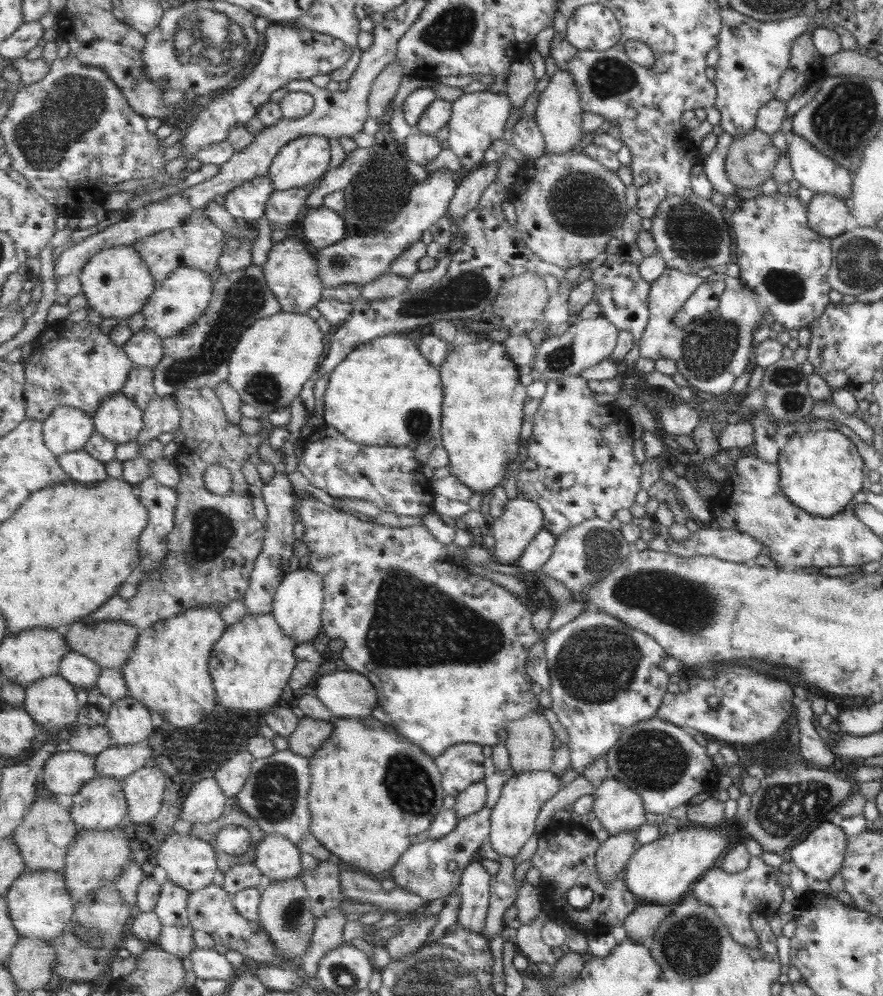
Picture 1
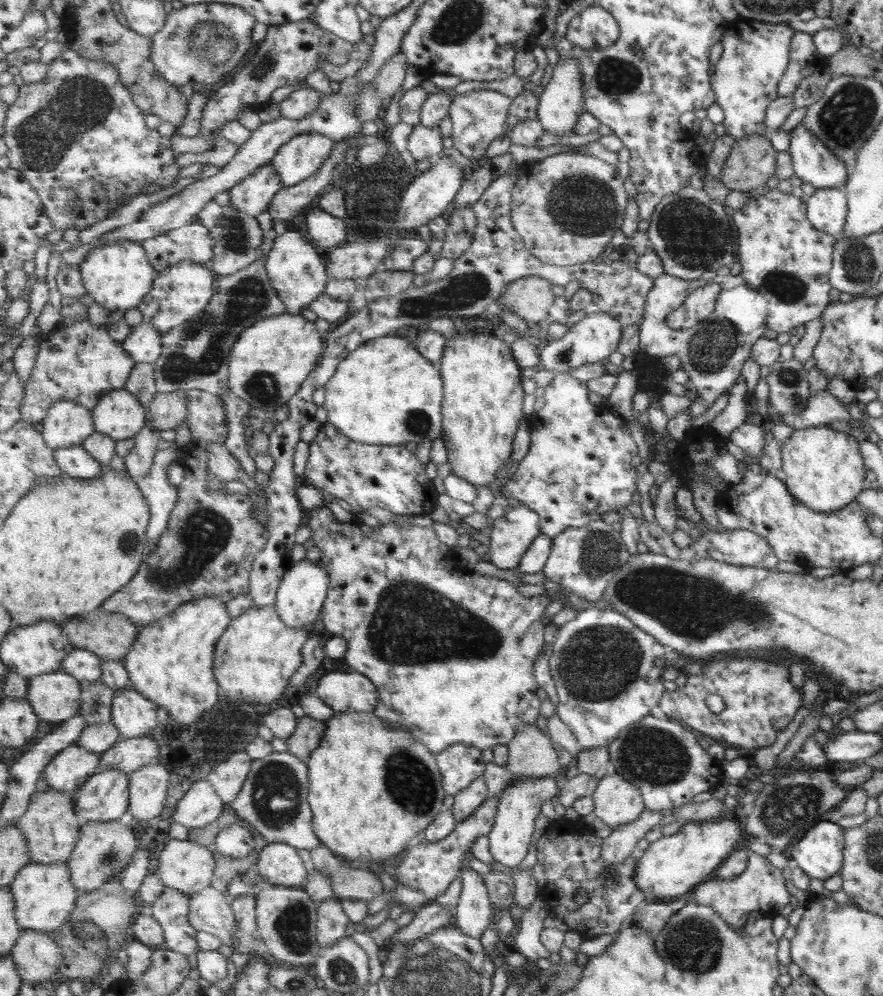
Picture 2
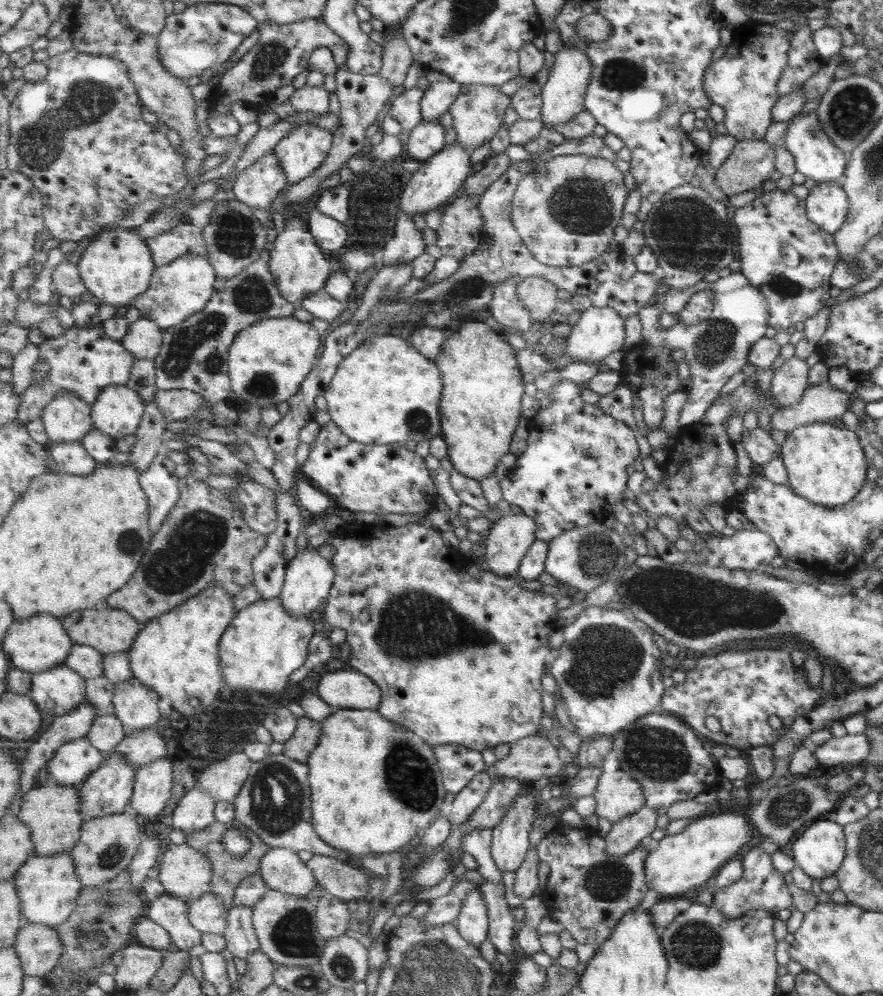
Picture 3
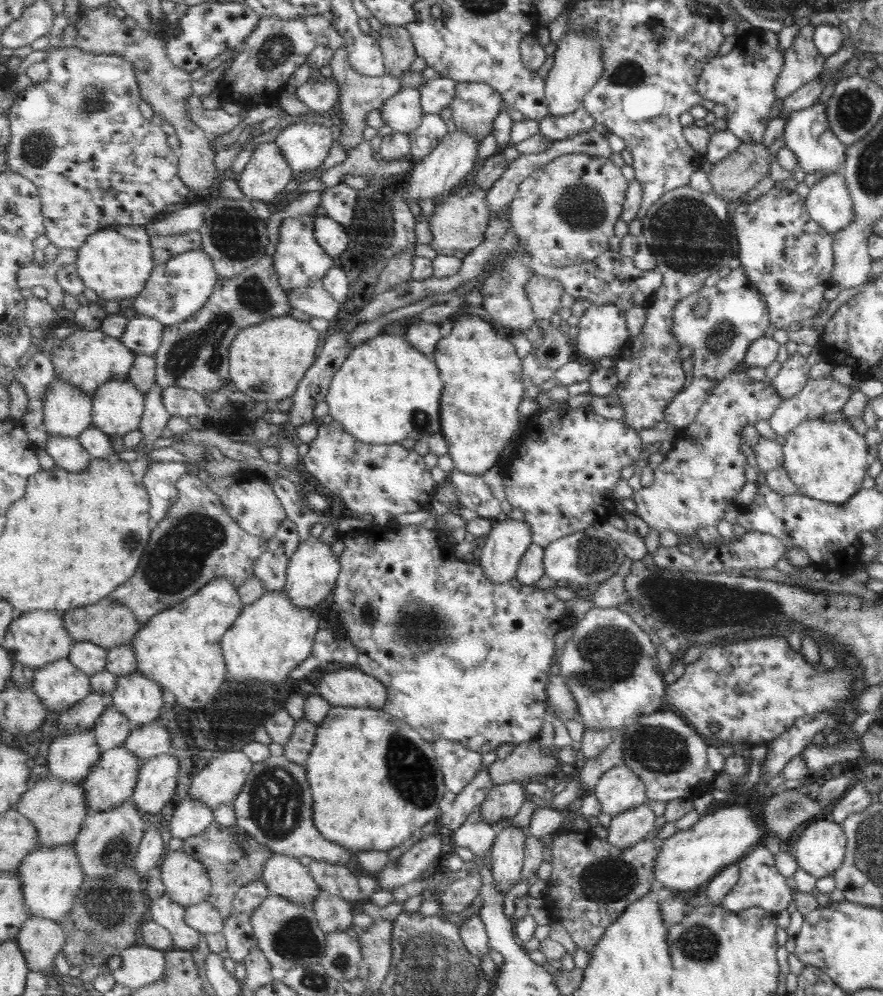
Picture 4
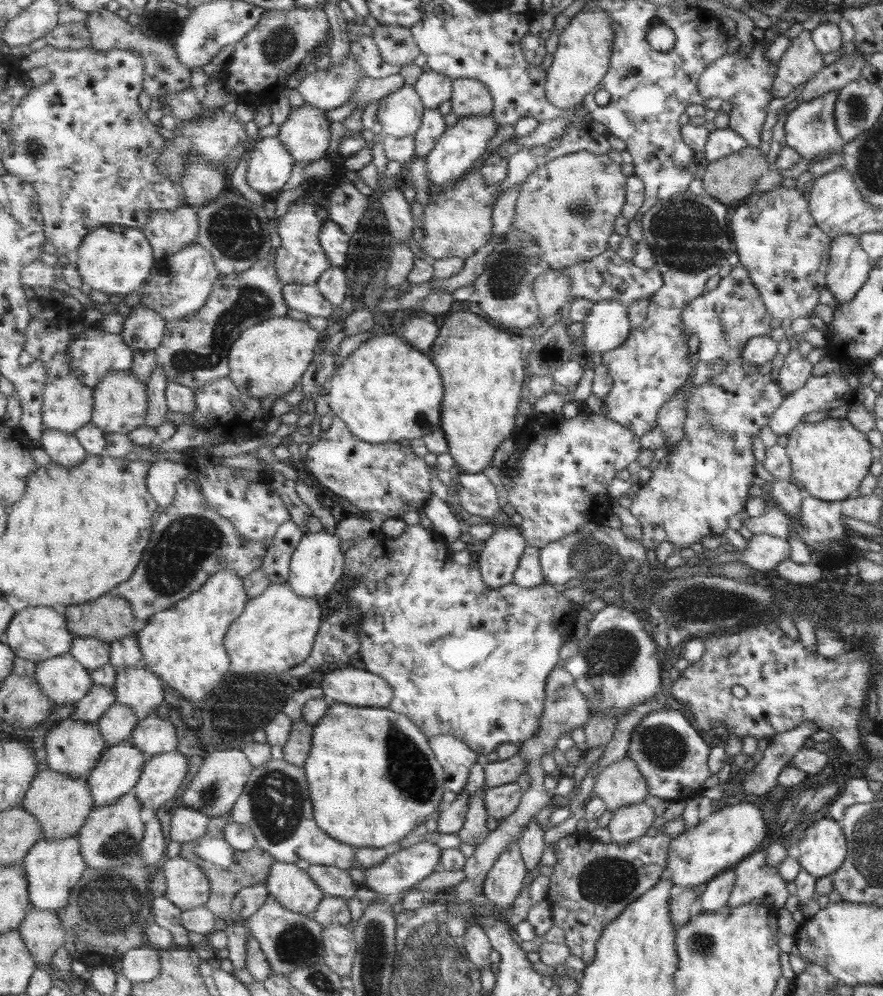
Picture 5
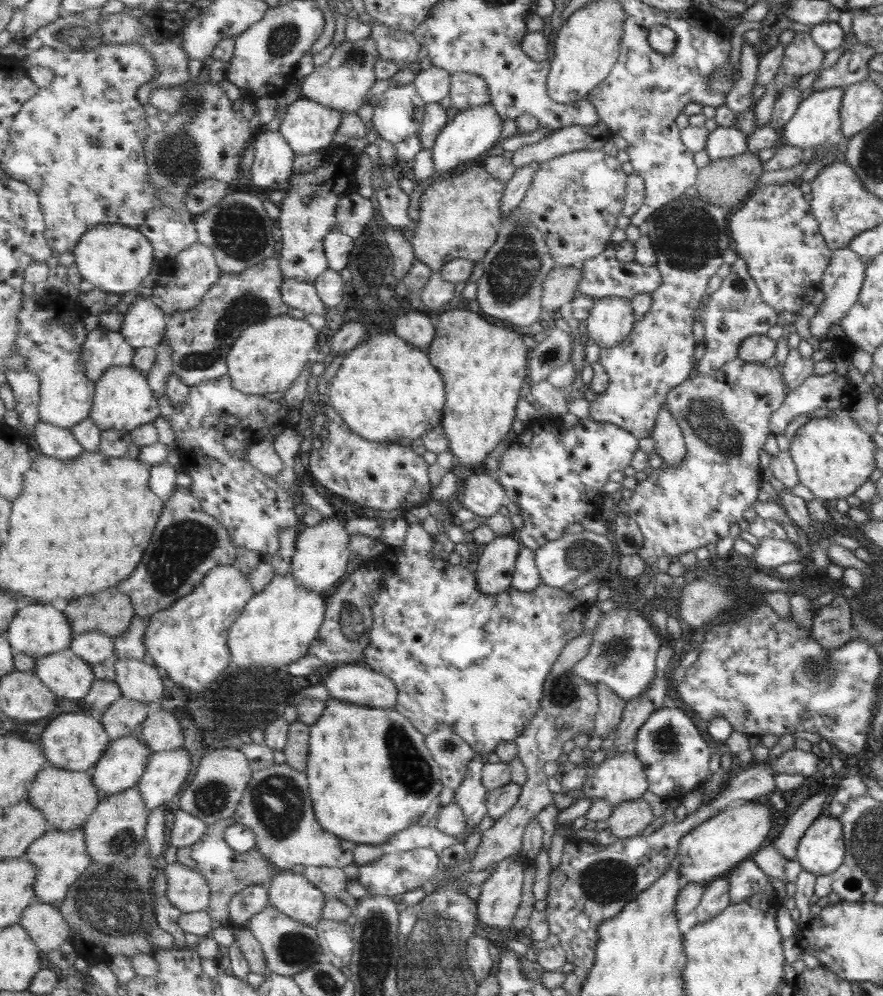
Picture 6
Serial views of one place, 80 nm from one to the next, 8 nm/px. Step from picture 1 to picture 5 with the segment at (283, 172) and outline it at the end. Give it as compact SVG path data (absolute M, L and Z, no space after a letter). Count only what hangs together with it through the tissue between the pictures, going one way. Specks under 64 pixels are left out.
M307 102L301 107L292 109L289 118L279 126L277 137L282 140L297 162L311 162L318 158L330 160L327 157L327 150L329 150L329 142L331 142L331 121L327 118L325 109L315 108Z

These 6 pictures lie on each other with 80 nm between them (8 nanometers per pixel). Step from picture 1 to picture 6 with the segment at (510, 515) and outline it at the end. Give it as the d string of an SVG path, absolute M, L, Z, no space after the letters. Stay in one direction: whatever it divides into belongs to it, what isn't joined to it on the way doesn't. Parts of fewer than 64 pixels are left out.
M498 535L490 544L485 545L482 555L477 560L476 579L480 591L485 594L499 594L505 592L513 584L513 577L516 571L516 564L523 544L515 535Z

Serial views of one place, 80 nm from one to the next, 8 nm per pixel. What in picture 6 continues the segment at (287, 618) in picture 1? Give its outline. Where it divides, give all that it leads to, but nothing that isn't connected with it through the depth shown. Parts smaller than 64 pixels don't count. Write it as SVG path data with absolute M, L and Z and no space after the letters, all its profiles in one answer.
M333 515L321 521L317 526L301 526L297 537L296 551L292 558L292 573L296 579L309 590L323 595L329 588L333 588L349 568L350 556L353 554L349 548L350 532L346 522Z

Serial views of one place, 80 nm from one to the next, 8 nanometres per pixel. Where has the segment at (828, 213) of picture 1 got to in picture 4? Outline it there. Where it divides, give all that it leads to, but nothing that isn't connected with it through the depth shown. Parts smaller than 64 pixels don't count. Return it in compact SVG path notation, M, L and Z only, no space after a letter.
M839 173L817 178L804 198L804 205L809 218L830 235L854 220L851 195Z

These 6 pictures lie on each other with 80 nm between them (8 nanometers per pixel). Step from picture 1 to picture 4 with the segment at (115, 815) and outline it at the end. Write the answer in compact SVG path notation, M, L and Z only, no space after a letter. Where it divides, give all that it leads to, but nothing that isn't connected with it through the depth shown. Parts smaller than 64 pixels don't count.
M117 747L105 751L91 775L81 784L85 790L89 811L107 812L131 798L136 792L140 768L140 760L137 760L137 756L133 756L133 752L129 752L127 748Z

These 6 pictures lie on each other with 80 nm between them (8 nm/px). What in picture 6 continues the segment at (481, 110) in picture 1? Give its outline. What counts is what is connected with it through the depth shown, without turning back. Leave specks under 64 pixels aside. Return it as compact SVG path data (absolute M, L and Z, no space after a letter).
M458 72L451 75L450 98L458 111L492 102L487 81L482 76L470 72Z

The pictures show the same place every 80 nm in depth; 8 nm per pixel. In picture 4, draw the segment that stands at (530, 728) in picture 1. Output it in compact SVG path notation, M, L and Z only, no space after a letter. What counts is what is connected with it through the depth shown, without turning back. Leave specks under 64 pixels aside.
M536 740L527 743L522 743L514 746L513 753L508 758L498 759L489 766L489 773L491 774L491 779L493 779L493 785L506 784L519 782L522 783L525 780L533 781L536 776L554 776L559 774L559 759L557 756L551 756L551 751L549 755L543 754L539 742Z

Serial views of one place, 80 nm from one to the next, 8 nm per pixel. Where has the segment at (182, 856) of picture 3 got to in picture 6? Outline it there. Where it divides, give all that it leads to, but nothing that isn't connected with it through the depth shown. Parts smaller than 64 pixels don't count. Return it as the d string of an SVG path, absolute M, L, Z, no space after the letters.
M179 862L167 864L162 871L168 876L168 899L184 913L210 909L212 888L208 880L195 869Z

